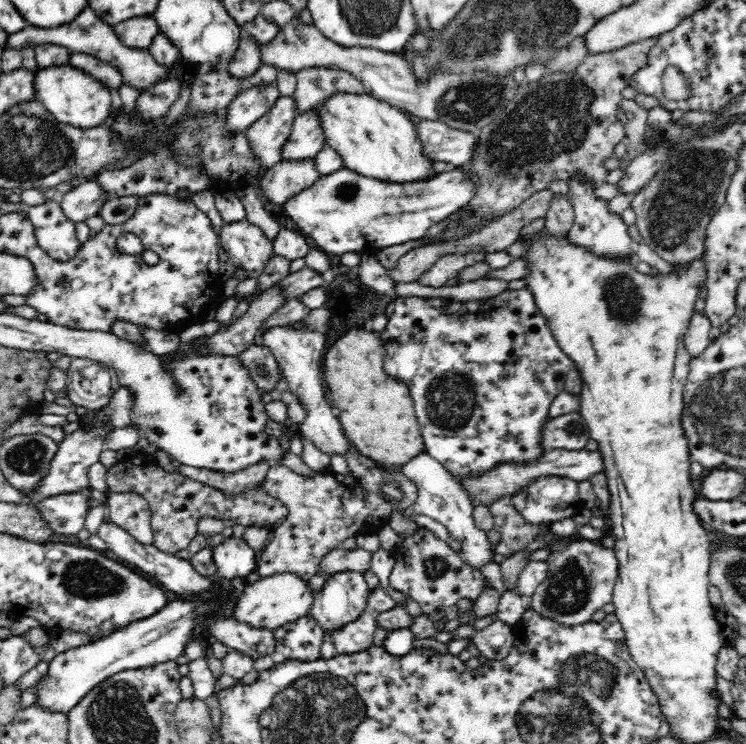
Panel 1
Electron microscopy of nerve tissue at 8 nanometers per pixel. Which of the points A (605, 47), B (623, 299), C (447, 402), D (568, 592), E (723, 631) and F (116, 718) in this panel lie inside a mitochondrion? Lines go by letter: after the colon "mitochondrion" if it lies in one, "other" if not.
A: other
B: mitochondrion
C: mitochondrion
D: mitochondrion
E: other
F: mitochondrion

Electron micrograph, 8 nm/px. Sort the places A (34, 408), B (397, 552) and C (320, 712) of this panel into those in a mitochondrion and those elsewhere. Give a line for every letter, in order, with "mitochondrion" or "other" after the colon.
A: other
B: other
C: mitochondrion

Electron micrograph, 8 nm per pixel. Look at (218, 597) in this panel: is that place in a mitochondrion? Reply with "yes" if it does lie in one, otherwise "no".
no

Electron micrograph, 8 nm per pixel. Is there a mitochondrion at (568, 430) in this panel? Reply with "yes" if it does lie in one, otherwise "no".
yes

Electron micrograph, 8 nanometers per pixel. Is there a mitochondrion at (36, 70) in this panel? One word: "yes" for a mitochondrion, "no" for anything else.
no

